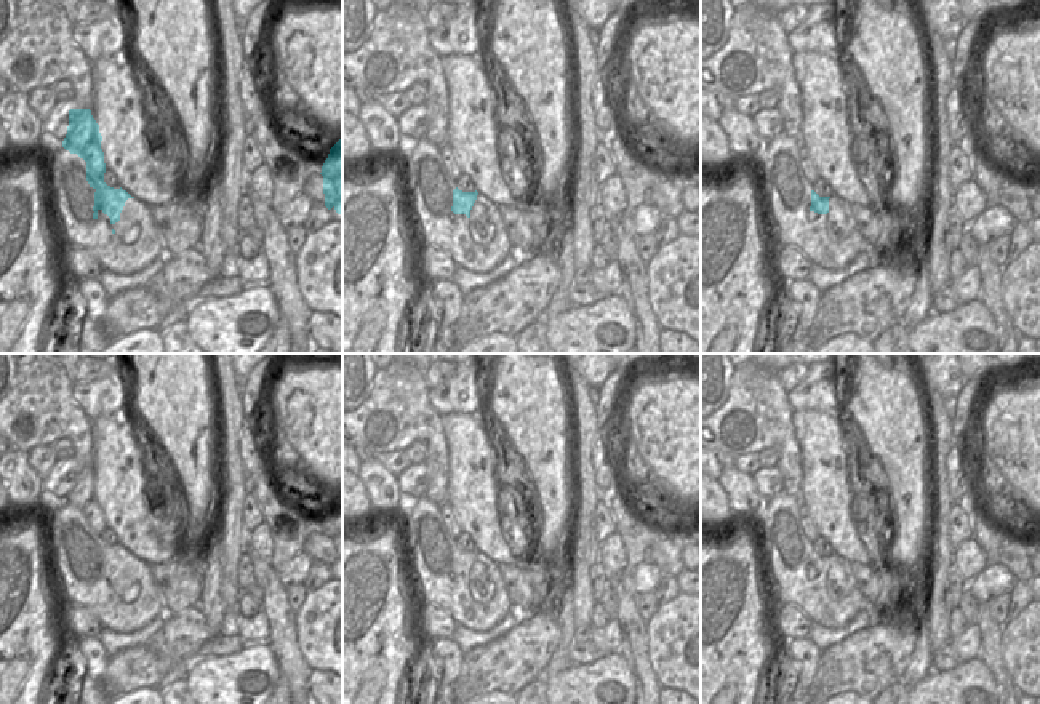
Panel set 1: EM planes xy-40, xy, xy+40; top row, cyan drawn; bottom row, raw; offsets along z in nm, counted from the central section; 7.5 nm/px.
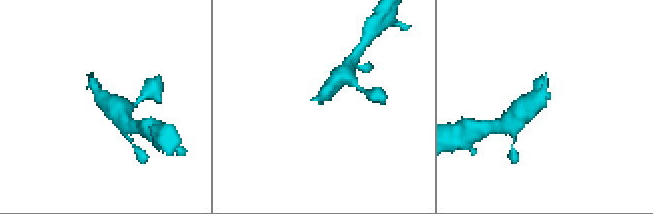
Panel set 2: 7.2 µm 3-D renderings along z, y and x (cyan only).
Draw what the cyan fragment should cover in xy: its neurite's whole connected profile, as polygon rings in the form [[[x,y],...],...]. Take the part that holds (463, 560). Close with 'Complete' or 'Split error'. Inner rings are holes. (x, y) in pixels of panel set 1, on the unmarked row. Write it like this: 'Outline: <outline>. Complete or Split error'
Outline: [[[451,413],[440,414],[440,424],[445,432],[446,451],[450,454],[450,482],[448,490],[451,494],[451,510],[458,520],[462,533],[469,534],[475,544],[474,550],[462,550],[458,546],[453,549],[453,565],[454,573],[466,573],[470,576],[470,568],[477,558],[477,554],[486,555],[491,562],[498,563],[520,563],[510,554],[507,544],[501,544],[494,538],[485,538],[478,528],[478,507],[474,502],[458,502],[456,501],[456,450],[453,446],[451,424],[458,422],[461,426],[474,426],[475,419],[470,414]]]. Split error

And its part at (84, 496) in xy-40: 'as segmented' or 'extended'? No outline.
extended

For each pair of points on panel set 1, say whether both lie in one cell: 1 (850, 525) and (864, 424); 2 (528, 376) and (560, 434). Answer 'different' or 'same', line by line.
1: different
2: different

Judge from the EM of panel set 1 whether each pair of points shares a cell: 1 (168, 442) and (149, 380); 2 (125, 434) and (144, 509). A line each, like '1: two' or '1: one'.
1: one
2: two

